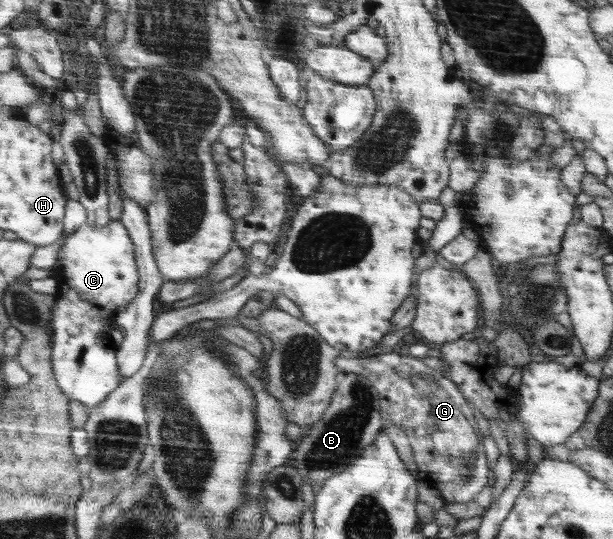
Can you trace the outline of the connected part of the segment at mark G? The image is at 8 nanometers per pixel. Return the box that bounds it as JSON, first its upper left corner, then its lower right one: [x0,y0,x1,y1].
[334,348,488,503]

